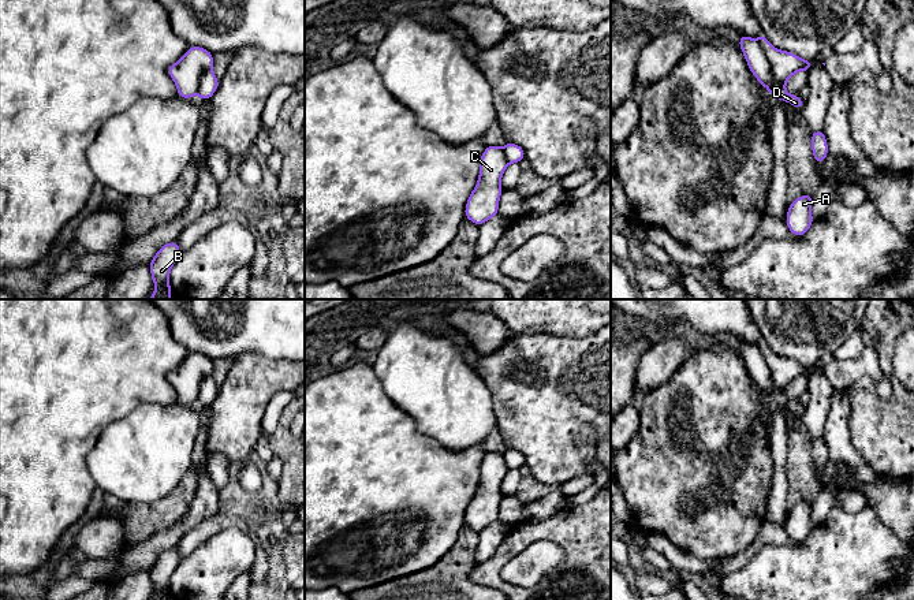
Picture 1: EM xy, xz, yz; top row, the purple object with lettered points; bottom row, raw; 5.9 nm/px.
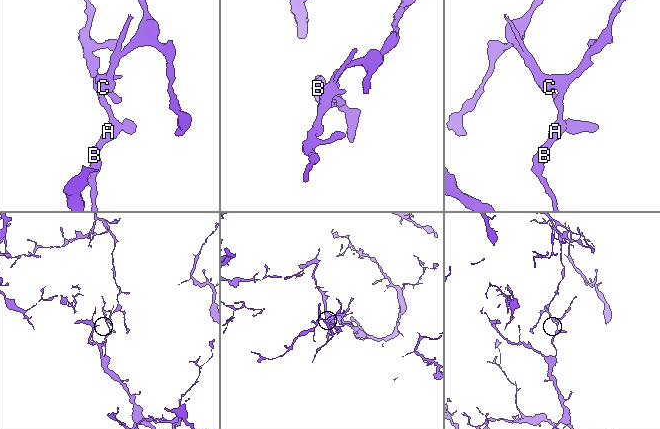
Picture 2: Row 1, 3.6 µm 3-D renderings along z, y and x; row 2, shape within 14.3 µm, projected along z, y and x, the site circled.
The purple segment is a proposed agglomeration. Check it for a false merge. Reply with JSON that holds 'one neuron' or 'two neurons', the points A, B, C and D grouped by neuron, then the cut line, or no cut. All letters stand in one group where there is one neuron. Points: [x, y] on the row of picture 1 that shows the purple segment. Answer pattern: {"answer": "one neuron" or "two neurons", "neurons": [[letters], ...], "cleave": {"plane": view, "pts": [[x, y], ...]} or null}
{"answer": "two neurons", "neurons": [["A", "B", "C"], ["D"]], "cleave": {"plane": "yz", "pts": [[757, 40], [773, 81], [783, 89]]}}

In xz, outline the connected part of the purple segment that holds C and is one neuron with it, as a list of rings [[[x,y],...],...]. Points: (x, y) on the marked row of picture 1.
[[[486,145],[480,163],[478,182],[467,198],[465,219],[477,227],[499,213],[499,201],[503,193],[501,176],[508,167],[503,148]]]

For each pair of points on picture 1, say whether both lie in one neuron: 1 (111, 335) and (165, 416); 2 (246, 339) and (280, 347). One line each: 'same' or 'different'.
1: different
2: same

